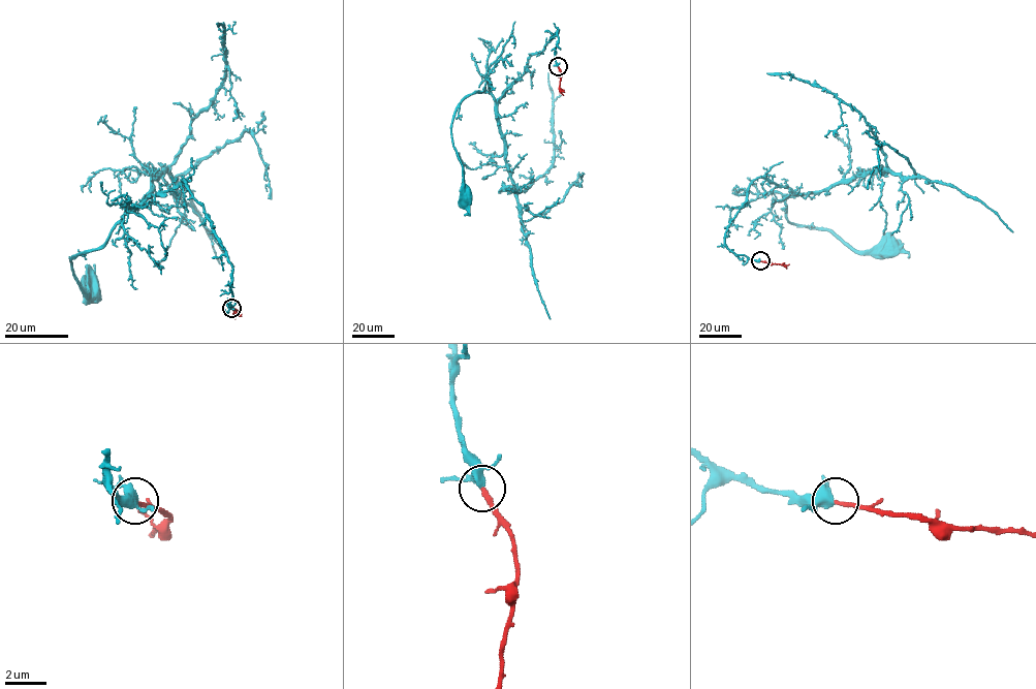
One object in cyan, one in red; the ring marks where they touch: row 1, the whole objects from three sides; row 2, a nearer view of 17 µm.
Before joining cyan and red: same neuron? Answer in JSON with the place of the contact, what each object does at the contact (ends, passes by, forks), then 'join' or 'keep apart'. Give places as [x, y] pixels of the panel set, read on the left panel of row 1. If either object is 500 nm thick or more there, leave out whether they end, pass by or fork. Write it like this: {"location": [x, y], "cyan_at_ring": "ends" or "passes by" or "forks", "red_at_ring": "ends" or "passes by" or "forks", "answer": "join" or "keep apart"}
{"location": [231, 308], "cyan_at_ring": "forks", "red_at_ring": "ends", "answer": "join"}

